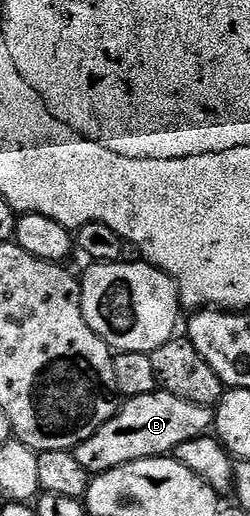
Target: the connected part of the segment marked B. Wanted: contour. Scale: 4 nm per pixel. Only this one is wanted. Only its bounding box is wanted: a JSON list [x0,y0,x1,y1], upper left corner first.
[73,390,215,476]

